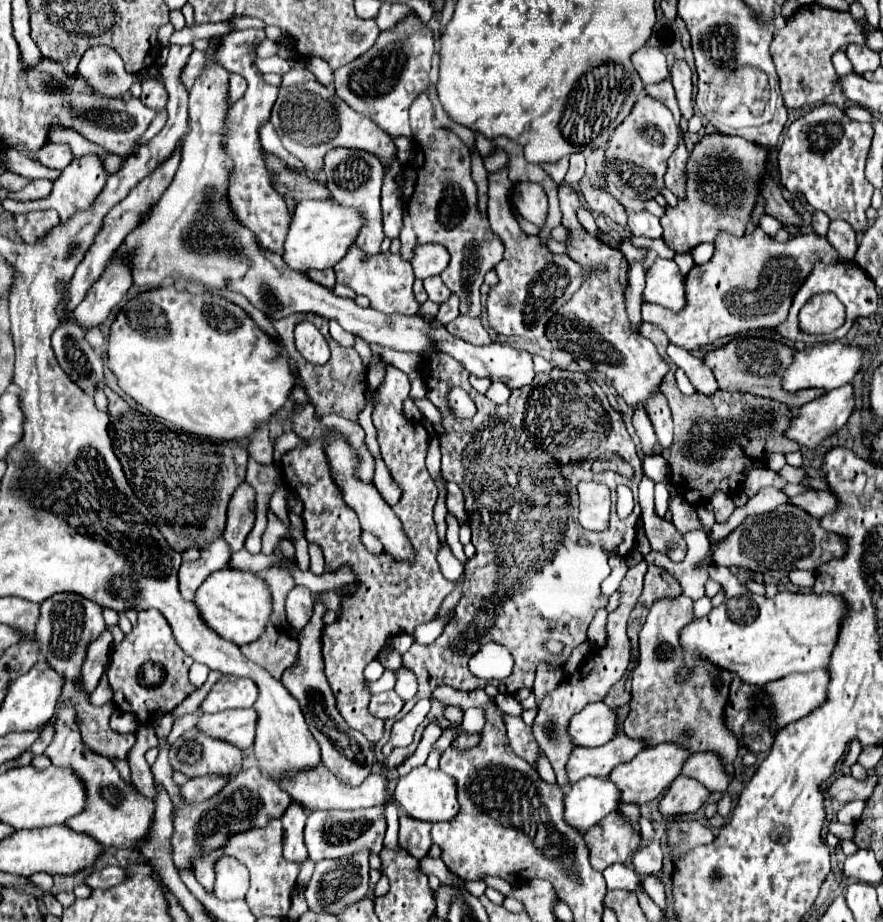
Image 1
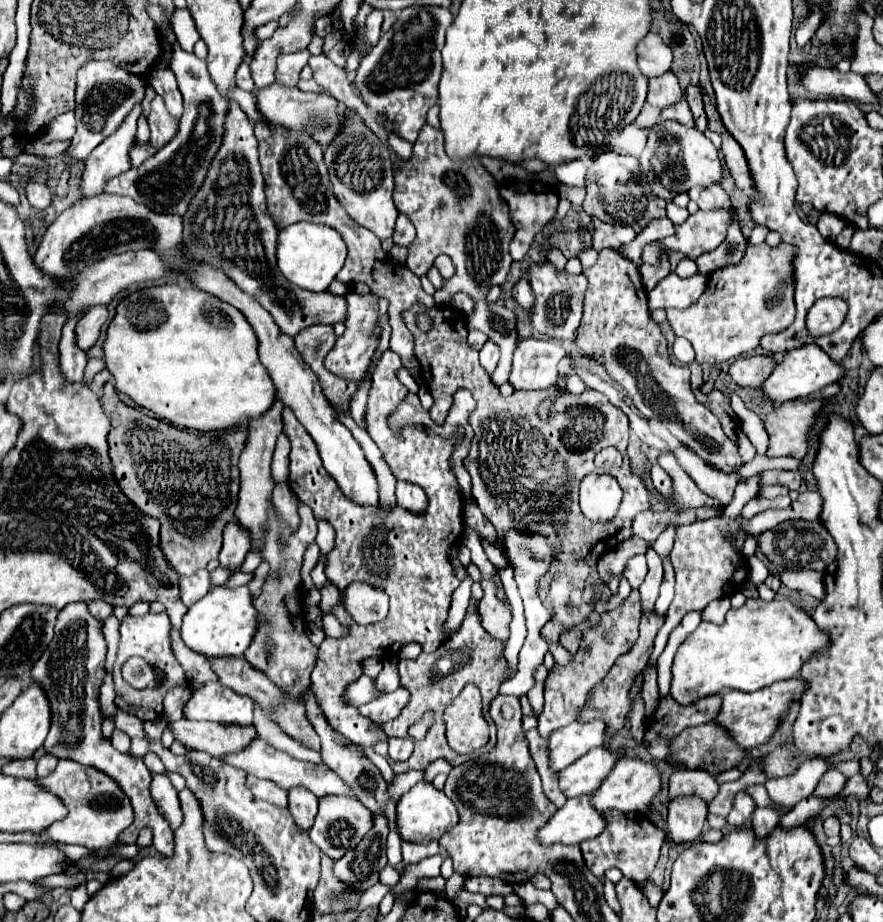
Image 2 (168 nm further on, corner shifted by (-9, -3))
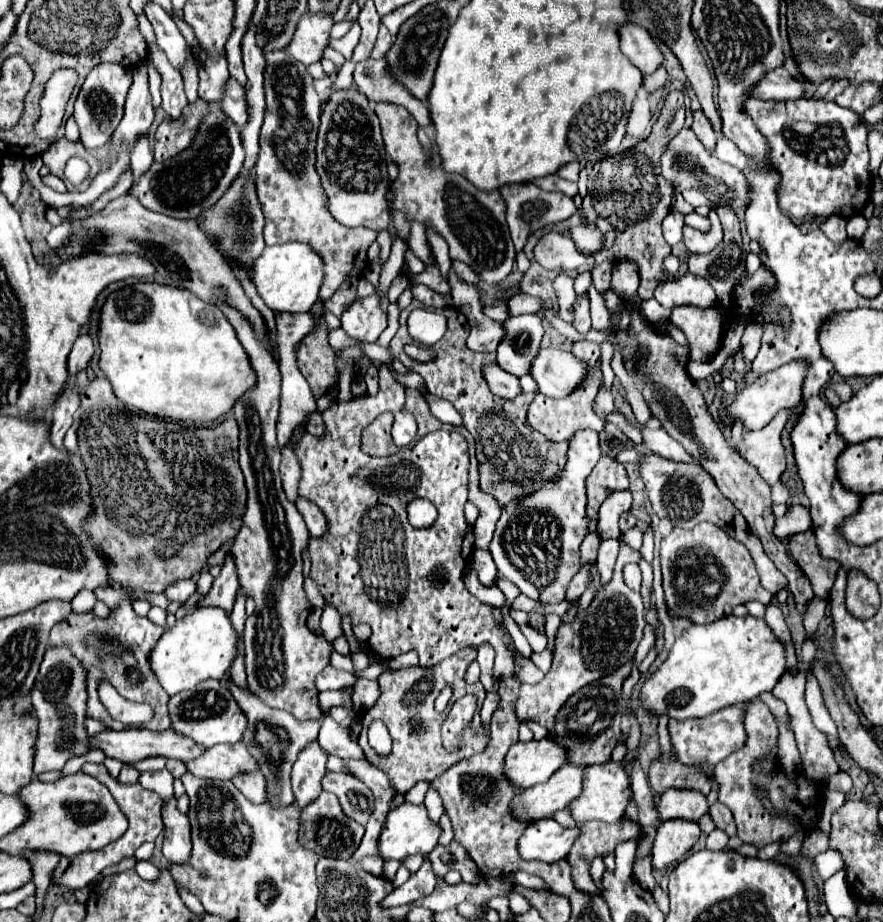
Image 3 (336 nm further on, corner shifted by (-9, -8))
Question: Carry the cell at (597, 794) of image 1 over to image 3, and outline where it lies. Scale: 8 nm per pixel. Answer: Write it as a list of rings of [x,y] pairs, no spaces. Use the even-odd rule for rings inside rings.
[[[553,818],[533,822],[521,834],[517,846],[523,860],[541,860],[553,864],[565,858],[579,834],[579,828],[563,828]]]

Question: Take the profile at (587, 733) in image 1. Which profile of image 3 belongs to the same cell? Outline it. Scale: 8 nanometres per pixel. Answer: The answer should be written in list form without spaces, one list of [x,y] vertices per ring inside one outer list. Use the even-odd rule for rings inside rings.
[[[551,738],[515,742],[505,756],[505,778],[517,788],[529,788],[545,782],[565,764],[565,748]]]

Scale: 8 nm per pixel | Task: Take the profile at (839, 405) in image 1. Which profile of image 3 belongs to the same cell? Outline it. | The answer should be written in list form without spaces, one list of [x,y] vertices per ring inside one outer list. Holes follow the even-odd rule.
[[[781,410],[765,428],[747,432],[747,434],[743,436],[743,442],[735,448],[751,466],[757,468],[759,476],[761,476],[769,486],[773,486],[773,484],[779,480],[781,472],[785,470],[785,452],[783,452],[783,444],[781,444],[781,430],[785,428],[787,418],[789,418],[789,410]]]

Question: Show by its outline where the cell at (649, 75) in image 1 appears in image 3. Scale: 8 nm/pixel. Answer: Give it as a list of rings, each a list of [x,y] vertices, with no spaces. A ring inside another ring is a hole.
[[[627,22],[619,28],[619,38],[621,38],[621,52],[643,74],[651,74],[661,66],[663,54],[659,46],[655,44],[655,40],[651,38],[651,34],[643,26]]]

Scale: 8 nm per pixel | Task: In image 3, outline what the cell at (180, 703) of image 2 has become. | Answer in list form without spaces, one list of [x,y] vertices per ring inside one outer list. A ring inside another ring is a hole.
[[[209,606],[197,608],[193,614],[177,620],[173,628],[167,628],[161,640],[153,646],[149,654],[151,670],[155,672],[159,684],[169,696],[175,696],[181,690],[189,690],[207,678],[223,678],[237,656],[239,636],[231,626],[231,620],[225,610]]]

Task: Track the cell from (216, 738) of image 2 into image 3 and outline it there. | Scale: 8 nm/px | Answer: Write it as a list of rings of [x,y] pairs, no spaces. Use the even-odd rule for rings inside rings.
[[[129,728],[129,730],[103,730],[101,734],[95,734],[93,738],[89,738],[89,748],[99,748],[105,752],[105,756],[109,758],[117,758],[125,764],[133,764],[133,762],[139,762],[143,758],[149,758],[149,756],[163,756],[163,758],[177,758],[181,762],[189,762],[193,758],[199,758],[205,748],[195,744],[193,740],[177,734],[175,730],[165,730],[165,732],[153,732],[153,730],[147,730],[147,728]]]

